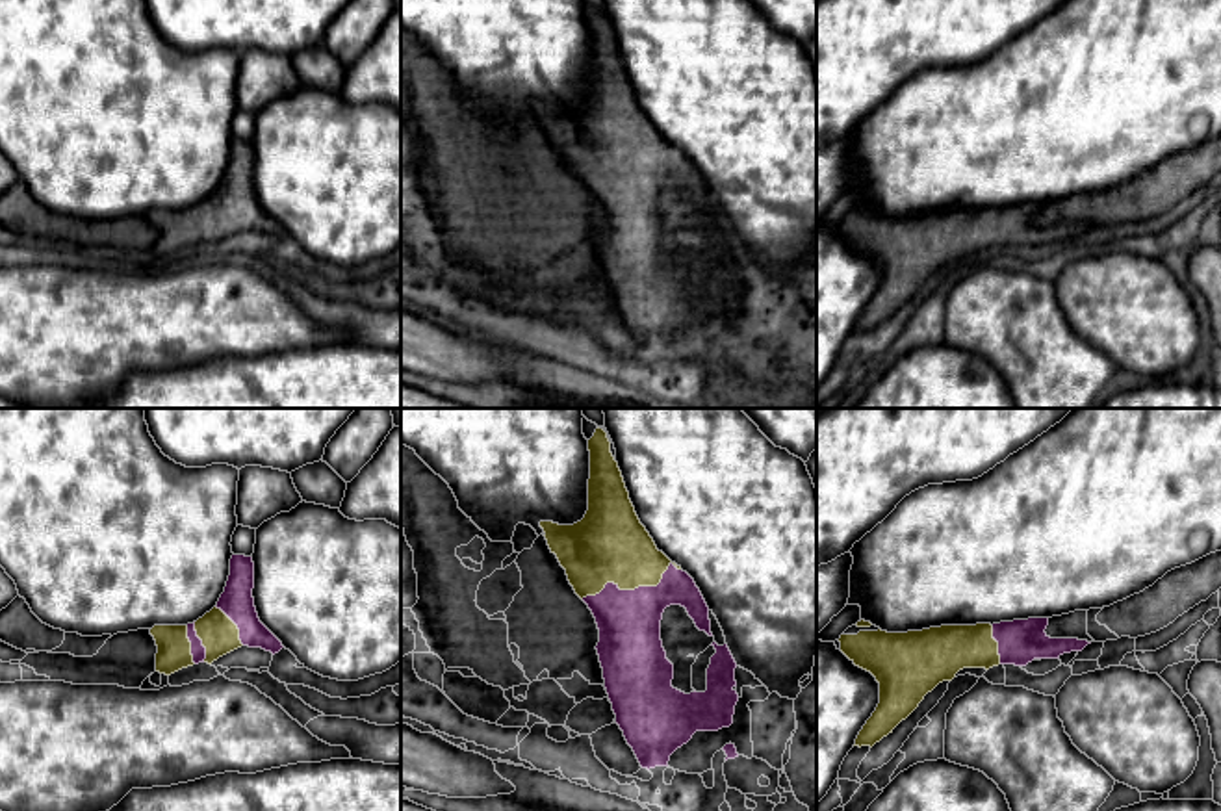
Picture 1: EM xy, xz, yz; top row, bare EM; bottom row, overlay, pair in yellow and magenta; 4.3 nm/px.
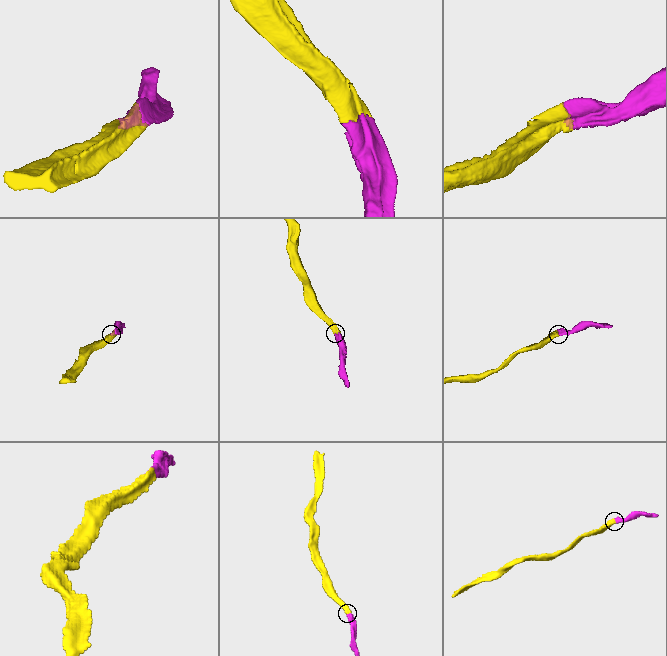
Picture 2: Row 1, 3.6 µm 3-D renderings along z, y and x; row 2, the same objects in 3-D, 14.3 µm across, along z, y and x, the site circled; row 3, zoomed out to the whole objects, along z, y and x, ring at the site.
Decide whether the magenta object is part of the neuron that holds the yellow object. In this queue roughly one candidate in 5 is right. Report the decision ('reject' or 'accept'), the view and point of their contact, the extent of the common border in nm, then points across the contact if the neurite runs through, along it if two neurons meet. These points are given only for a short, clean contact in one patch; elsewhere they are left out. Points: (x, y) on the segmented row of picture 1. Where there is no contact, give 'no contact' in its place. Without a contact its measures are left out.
accept | xz (633, 589) | 460 nm

